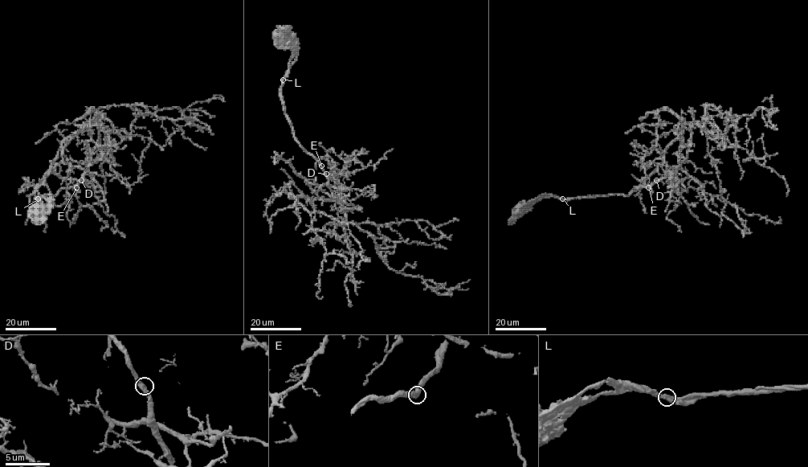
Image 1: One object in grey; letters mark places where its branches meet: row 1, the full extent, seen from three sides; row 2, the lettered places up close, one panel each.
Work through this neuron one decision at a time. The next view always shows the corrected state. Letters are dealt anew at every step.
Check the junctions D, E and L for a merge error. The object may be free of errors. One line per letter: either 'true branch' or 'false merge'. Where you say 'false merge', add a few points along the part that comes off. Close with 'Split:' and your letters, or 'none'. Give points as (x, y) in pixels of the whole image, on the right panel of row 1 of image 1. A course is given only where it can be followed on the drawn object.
D: true branch
E: true branch
L: true branch
Split: none

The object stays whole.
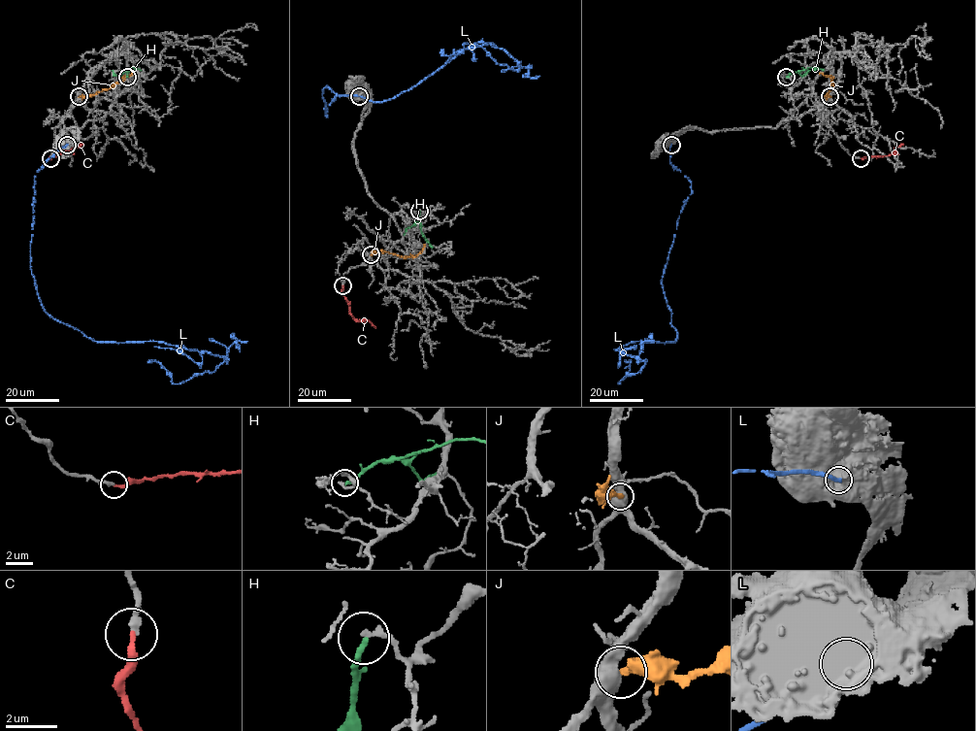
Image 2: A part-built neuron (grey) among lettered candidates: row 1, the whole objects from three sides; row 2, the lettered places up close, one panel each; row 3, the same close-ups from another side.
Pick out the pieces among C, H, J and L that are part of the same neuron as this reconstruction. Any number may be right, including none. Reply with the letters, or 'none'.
C

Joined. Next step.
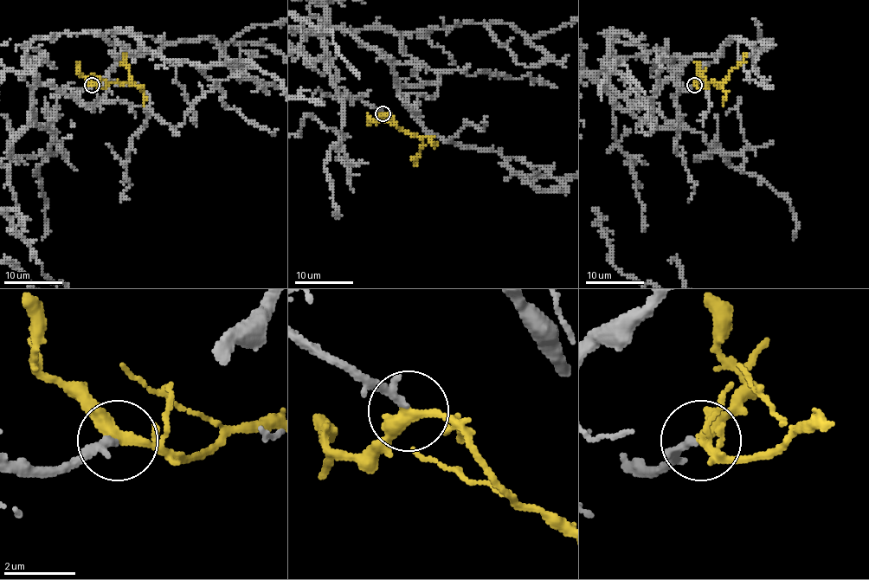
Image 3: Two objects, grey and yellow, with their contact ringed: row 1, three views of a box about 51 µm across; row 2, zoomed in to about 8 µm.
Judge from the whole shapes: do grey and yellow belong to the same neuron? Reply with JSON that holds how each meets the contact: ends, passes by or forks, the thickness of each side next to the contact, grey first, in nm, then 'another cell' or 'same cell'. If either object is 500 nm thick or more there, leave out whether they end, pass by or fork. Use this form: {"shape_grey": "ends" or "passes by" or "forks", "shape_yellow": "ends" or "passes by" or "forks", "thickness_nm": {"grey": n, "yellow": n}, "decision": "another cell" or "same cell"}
{"shape_grey": "ends", "shape_yellow": "passes by", "thickness_nm": {"grey": 220, "yellow": 320}, "decision": "same cell"}

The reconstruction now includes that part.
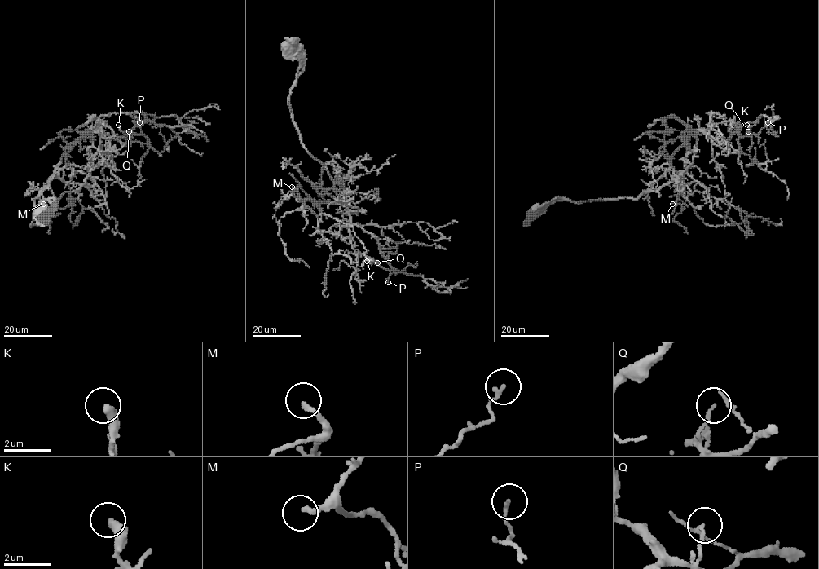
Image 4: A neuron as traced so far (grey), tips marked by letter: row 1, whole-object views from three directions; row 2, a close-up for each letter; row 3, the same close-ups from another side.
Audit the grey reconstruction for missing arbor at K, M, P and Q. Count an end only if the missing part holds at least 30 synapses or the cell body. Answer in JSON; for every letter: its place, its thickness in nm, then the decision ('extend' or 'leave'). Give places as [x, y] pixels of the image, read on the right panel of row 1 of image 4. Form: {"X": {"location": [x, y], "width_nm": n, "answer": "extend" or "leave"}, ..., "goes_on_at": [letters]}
{"K": {"location": [746, 125], "width_nm": 400, "answer": "leave"}, "M": {"location": [672, 204], "width_nm": 200, "answer": "extend"}, "P": {"location": [768, 122], "width_nm": 150, "answer": "leave"}, "Q": {"location": [748, 131], "width_nm": 120, "answer": "leave"}, "goes_on_at": ["M"]}

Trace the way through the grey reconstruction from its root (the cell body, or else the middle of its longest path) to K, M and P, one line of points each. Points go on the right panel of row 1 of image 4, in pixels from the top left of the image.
K: (531, 215), (559, 200), (636, 199), (658, 190), (693, 162), (698, 131), (739, 152), (746, 125)
M: (531, 215), (559, 200), (636, 199), (658, 190), (693, 162), (693, 131), (681, 193), (672, 204)
P: (531, 215), (559, 200), (658, 190), (693, 162), (698, 131), (739, 152), (739, 136), (768, 122)

